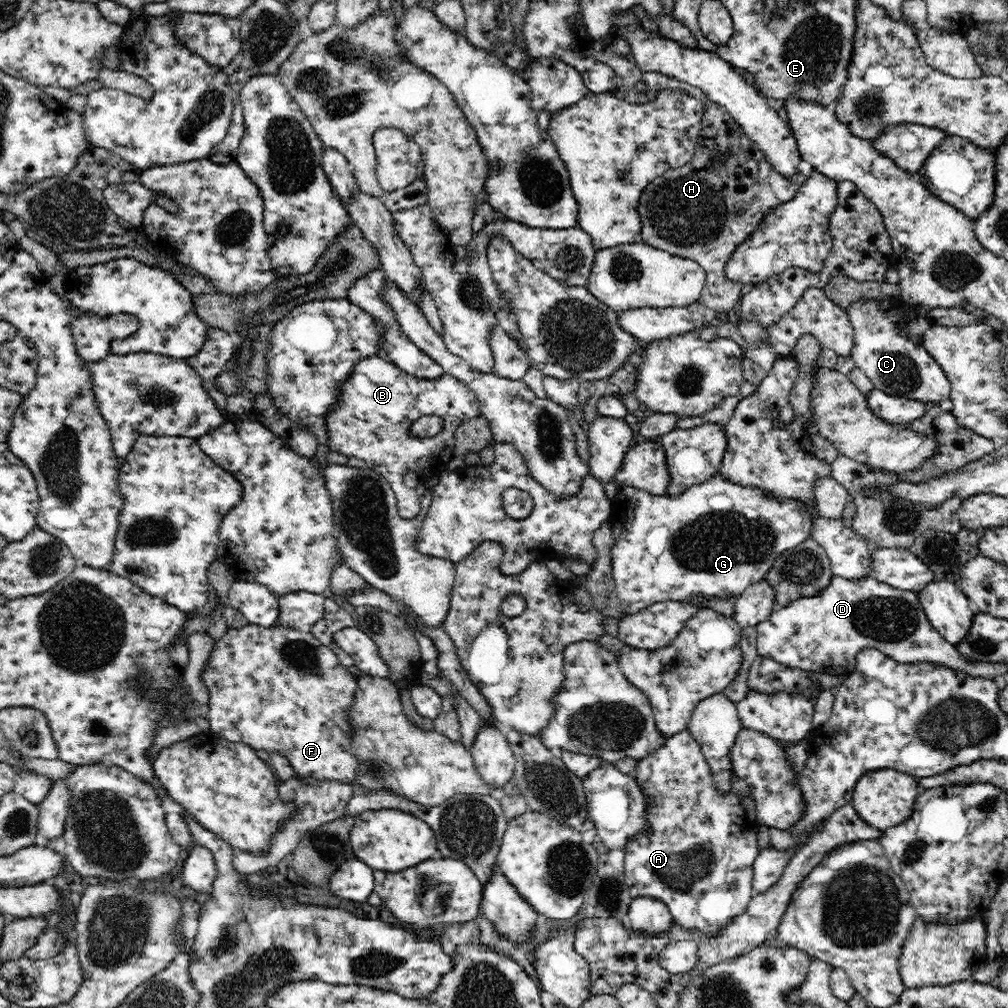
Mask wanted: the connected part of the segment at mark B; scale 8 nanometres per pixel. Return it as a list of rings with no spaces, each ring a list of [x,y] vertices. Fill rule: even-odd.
[[[383,356],[370,358],[356,366],[354,374],[350,374],[350,382],[341,386],[341,396],[337,405],[329,410],[328,429],[329,441],[326,441],[332,452],[340,452],[344,456],[362,458],[369,468],[381,474],[395,492],[397,511],[404,519],[412,519],[420,514],[420,496],[416,493],[416,486],[424,484],[432,477],[438,477],[446,470],[451,461],[455,447],[455,432],[464,420],[479,416],[480,401],[477,394],[460,380],[444,374],[436,380],[423,380],[407,374],[394,366]],[[422,416],[439,416],[443,420],[442,430],[431,437],[418,437],[410,433],[412,422]]]

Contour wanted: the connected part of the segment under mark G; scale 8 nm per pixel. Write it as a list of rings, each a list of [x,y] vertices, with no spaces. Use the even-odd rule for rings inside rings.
[[[719,474],[678,495],[655,495],[630,486],[620,487],[608,520],[614,533],[611,576],[620,607],[624,614],[633,615],[656,603],[676,601],[704,608],[706,601],[738,598],[747,586],[765,578],[780,554],[810,537],[816,513],[816,504],[774,496],[761,487],[742,486]]]

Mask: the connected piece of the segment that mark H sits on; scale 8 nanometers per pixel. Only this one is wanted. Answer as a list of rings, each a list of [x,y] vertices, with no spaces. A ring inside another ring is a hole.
[[[614,27],[609,29],[606,37],[593,42],[590,54],[616,73],[616,84],[609,90],[616,98],[647,103],[655,99],[659,90],[670,88],[680,89],[704,103],[702,132],[692,162],[667,170],[646,185],[638,201],[637,213],[641,217],[642,243],[673,256],[689,258],[704,269],[706,284],[700,302],[714,310],[721,319],[737,309],[742,298],[743,285],[728,280],[724,273],[734,250],[754,234],[772,208],[798,194],[807,176],[801,171],[790,178],[780,175],[758,145],[746,137],[734,118],[730,120],[730,113],[714,101],[710,102],[703,90],[662,73],[643,71],[635,61],[629,43]],[[638,82],[646,84],[647,93],[636,91]],[[718,154],[726,154],[726,166],[710,166],[710,158],[718,158]]]

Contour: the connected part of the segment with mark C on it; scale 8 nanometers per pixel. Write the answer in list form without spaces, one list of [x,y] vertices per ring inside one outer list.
[[[901,298],[890,300],[860,299],[848,306],[846,312],[854,329],[854,346],[851,357],[856,368],[860,368],[874,385],[896,398],[912,398],[935,405],[948,405],[951,393],[950,380],[946,372],[925,349],[920,338],[909,338],[905,326],[917,318],[913,306],[907,306]]]

